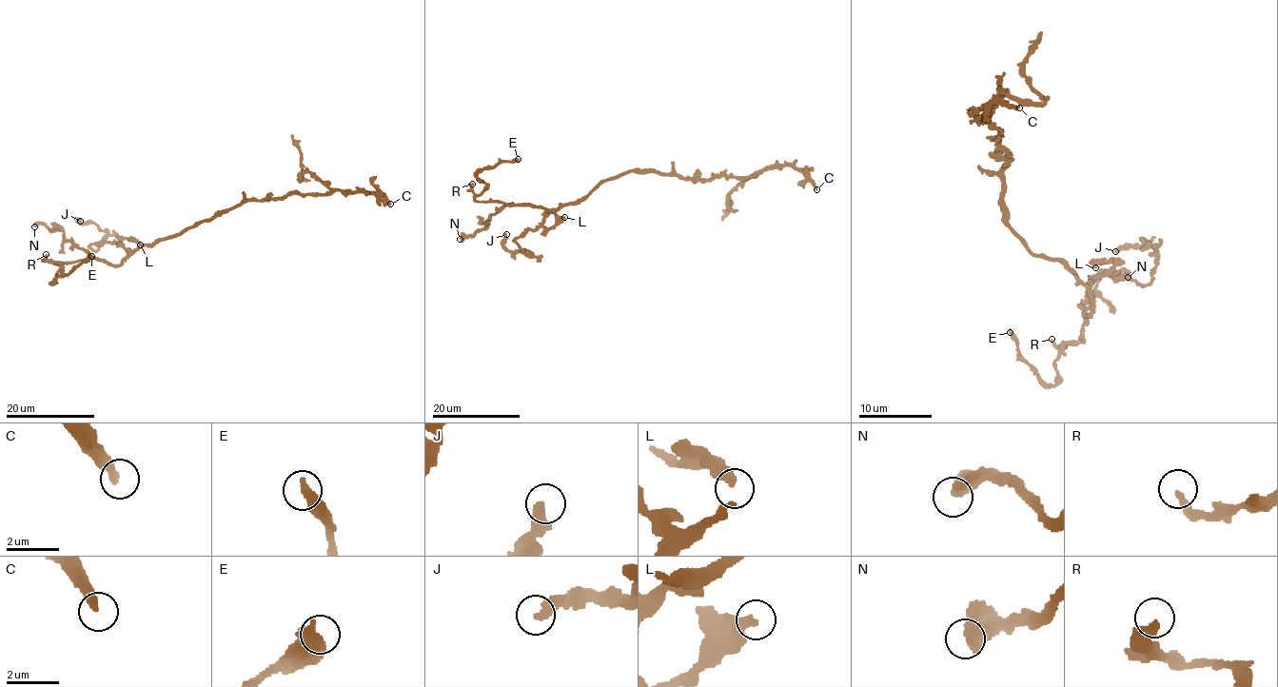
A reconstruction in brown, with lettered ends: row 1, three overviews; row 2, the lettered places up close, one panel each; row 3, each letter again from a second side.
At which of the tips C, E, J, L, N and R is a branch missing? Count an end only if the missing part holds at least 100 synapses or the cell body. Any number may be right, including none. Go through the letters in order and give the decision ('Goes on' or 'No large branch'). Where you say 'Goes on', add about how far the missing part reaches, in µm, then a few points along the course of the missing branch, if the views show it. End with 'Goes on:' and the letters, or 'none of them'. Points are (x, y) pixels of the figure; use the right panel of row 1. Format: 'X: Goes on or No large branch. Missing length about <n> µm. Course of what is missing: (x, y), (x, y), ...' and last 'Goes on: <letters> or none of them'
C: Goes on. Missing length about 200 µm
E: No large branch
J: No large branch
L: No large branch
N: No large branch
R: No large branch
Goes on: C

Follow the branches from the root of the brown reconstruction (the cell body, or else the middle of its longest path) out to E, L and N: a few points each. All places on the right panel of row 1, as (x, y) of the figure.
E: (1021, 237), (1032, 254), (1071, 268), (1091, 310), (1084, 343), (1070, 341), (1054, 362), (1052, 385), (1010, 332)
L: (1021, 237), (1032, 254), (1063, 263), (1085, 286), (1109, 272), (1113, 264), (1110, 259), (1103, 260), (1095, 267)
N: (1021, 237), (1032, 254), (1071, 268), (1091, 299), (1085, 316), (1098, 280), (1128, 277)

